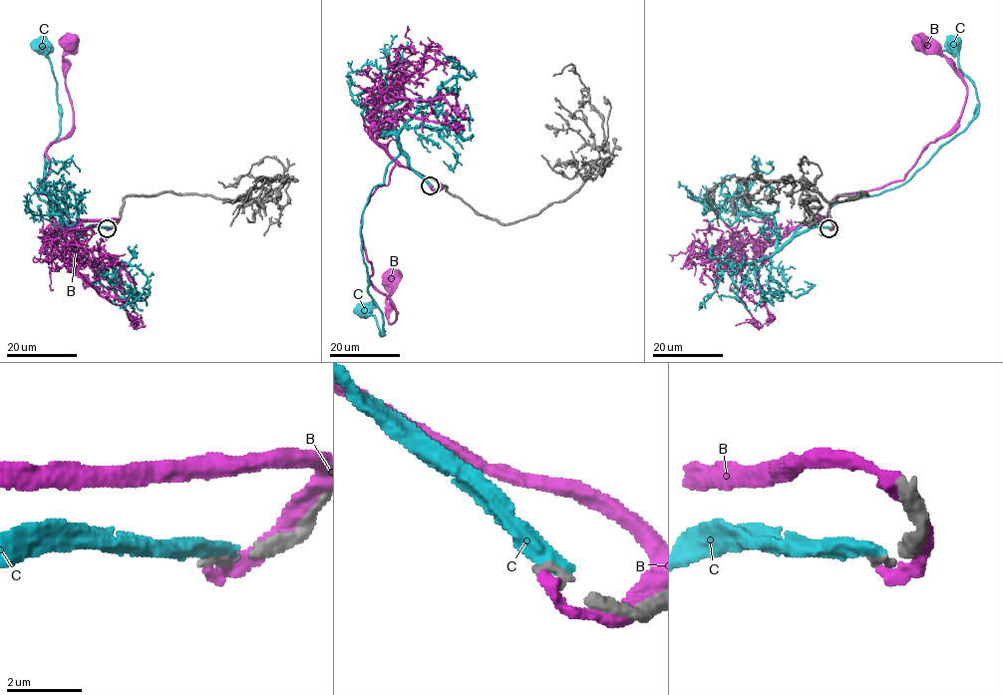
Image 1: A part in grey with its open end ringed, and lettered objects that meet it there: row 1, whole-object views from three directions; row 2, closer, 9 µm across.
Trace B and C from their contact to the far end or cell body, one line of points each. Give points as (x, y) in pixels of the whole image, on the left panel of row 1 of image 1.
B: (107, 228), (117, 219), (74, 223), (38, 189), (49, 167), (45, 150), (73, 123), (67, 43)
C: (108, 227), (89, 226), (79, 232), (38, 195), (45, 153), (58, 138), (60, 118), (57, 81), (42, 46)

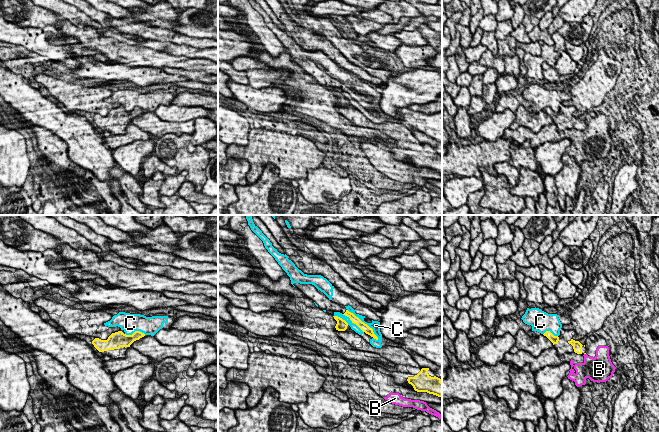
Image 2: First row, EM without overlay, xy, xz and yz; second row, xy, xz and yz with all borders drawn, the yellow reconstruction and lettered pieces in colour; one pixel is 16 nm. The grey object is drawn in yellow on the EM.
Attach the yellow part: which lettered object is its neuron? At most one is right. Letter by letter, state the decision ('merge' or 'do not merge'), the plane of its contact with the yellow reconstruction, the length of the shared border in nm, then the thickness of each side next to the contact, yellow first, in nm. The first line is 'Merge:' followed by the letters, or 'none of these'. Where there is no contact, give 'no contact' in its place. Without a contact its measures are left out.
Merge: none of these
B: do not merge; no contact
C: do not merge; meets yellow in xz; contact 700 nm long; 130 nm thick on the yellow side, 160 nm on the other

